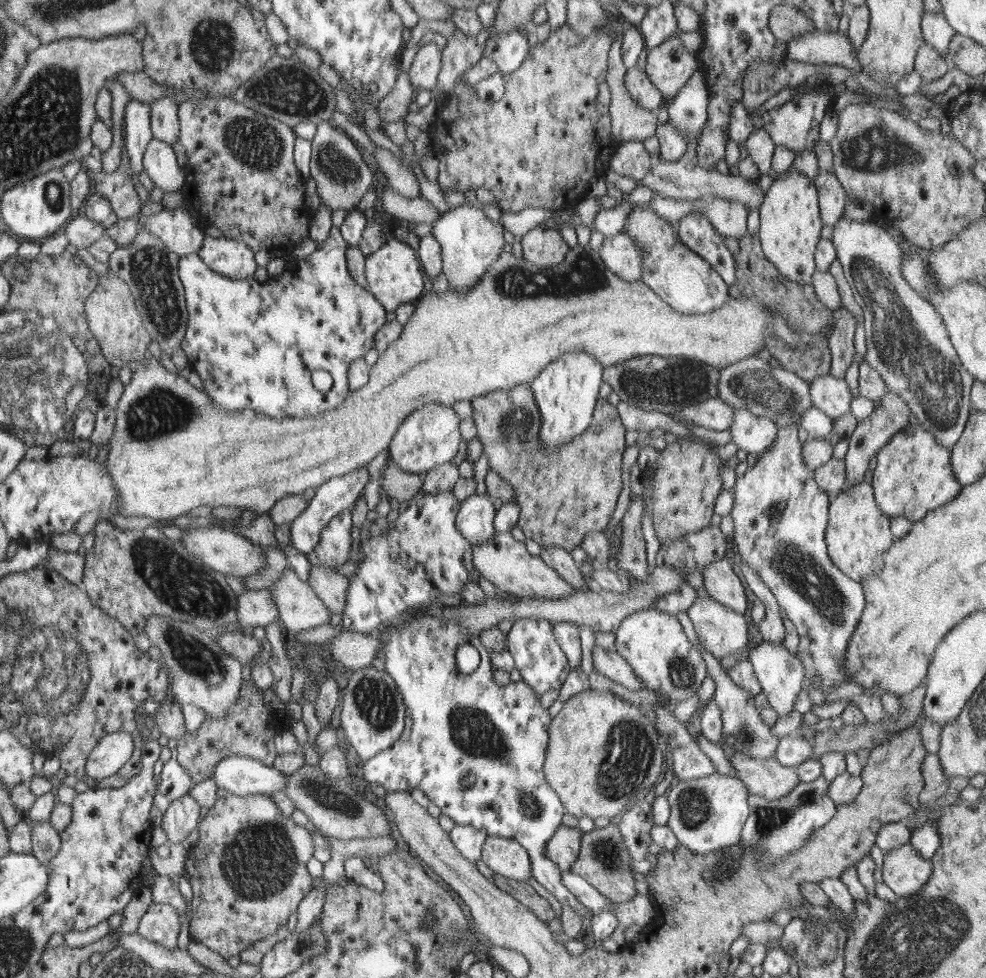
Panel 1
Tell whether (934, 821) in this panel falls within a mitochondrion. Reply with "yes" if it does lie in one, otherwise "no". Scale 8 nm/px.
no

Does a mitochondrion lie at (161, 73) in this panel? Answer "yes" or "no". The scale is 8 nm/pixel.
no

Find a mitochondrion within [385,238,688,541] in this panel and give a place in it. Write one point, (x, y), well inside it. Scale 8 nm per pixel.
(583, 275)

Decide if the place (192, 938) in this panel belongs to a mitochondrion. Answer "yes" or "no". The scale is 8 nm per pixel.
no

